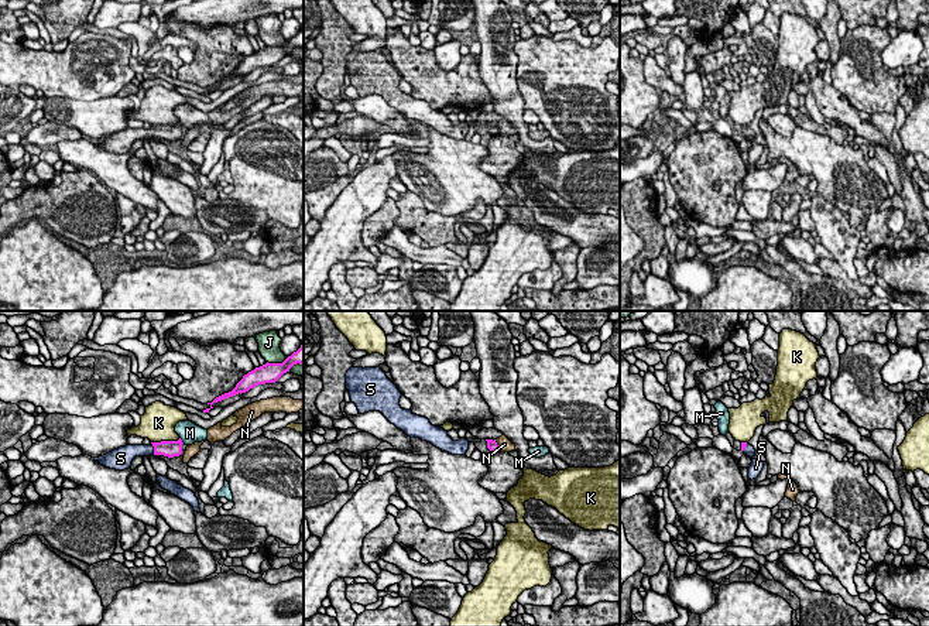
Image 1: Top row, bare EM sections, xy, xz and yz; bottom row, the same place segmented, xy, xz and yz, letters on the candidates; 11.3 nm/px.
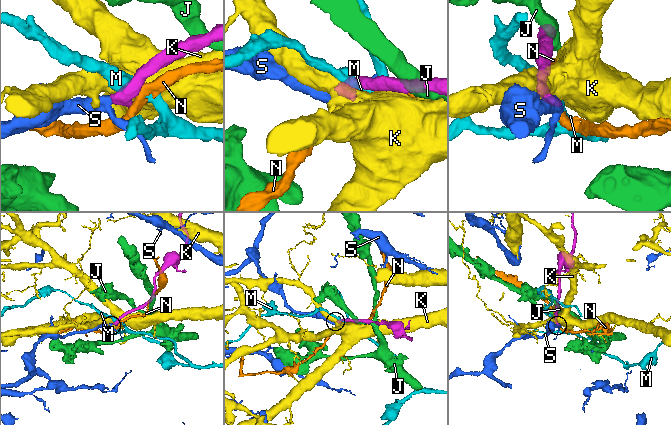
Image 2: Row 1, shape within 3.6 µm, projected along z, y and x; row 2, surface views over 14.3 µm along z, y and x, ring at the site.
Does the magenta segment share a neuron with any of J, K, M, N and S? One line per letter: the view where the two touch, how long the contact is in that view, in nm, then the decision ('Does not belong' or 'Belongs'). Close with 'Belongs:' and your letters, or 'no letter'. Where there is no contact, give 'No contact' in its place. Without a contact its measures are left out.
J: Touches magenta in xy. Shared border 260 nm. Does not belong
K: Touches magenta in xy. Shared border 340 nm. Does not belong
M: Touches magenta in xy. Shared border 100 nm. Does not belong
N: Touches magenta in xz. Shared border 150 nm. Does not belong
S: Touches magenta in xy. Shared border 150 nm. Belongs
Belongs: S

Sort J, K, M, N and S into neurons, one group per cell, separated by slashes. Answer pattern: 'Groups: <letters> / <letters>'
Groups: J / K / M / N / S

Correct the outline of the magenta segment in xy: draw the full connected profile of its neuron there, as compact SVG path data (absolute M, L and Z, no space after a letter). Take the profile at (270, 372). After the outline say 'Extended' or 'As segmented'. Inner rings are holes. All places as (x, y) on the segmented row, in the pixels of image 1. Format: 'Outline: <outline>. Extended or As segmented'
Outline: M304 343L296 352L288 356L282 363L267 362L265 365L248 372L247 374L243 376L243 379L236 384L236 387L232 391L216 397L212 403L208 404L210 406L210 408L213 408L212 407L213 403L233 397L239 393L240 394L246 393L258 384L275 383L284 373L289 372L289 369L296 363L304 365Z. As segmented

